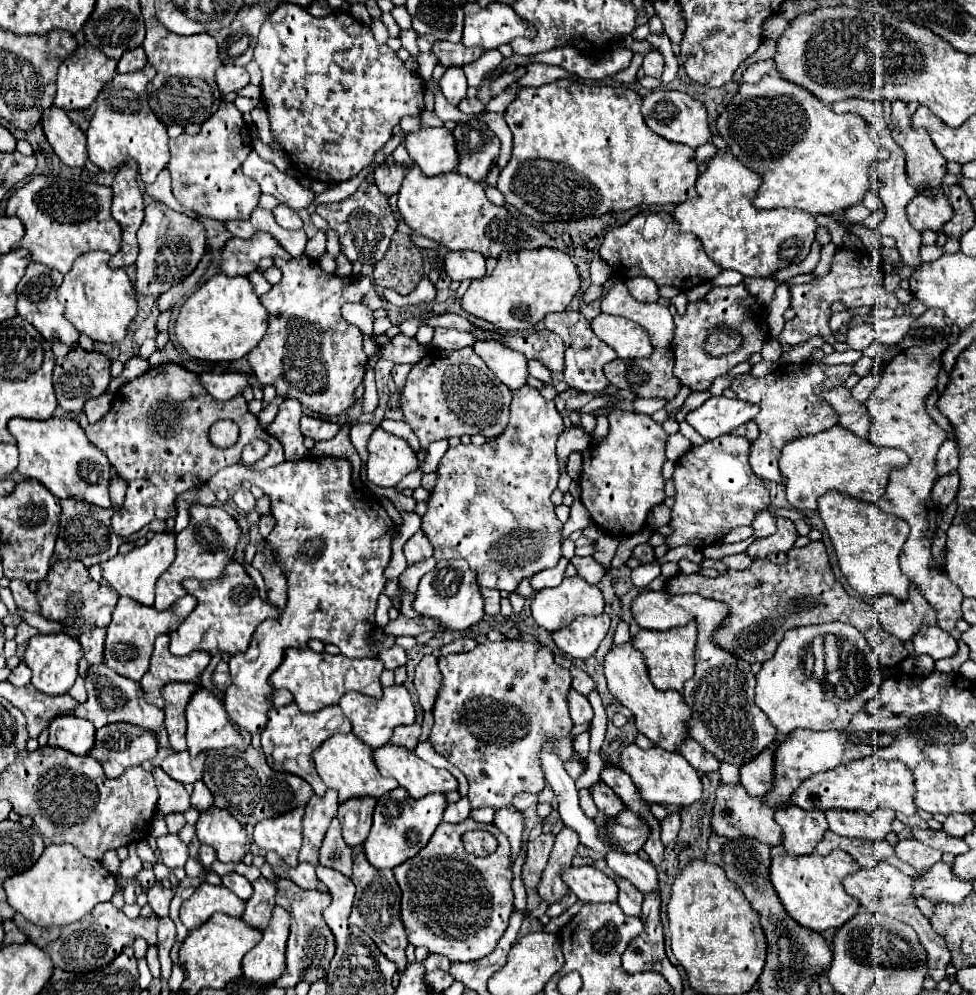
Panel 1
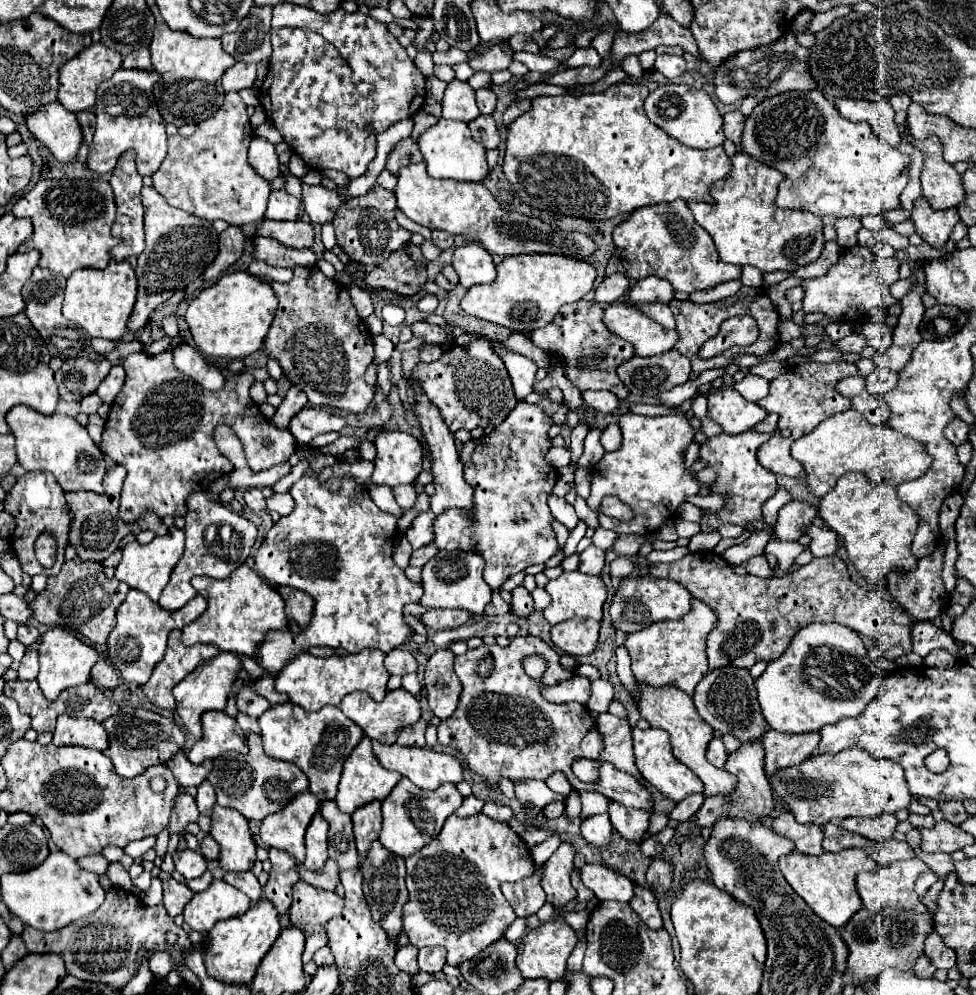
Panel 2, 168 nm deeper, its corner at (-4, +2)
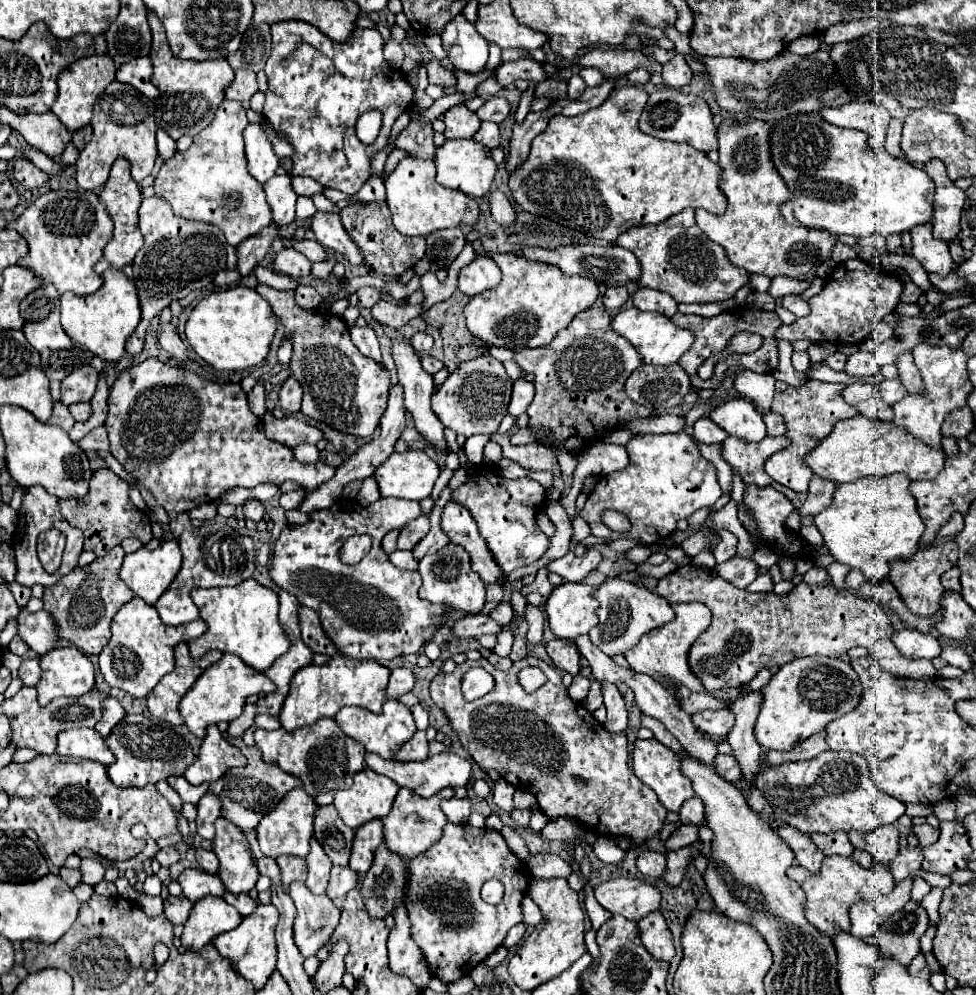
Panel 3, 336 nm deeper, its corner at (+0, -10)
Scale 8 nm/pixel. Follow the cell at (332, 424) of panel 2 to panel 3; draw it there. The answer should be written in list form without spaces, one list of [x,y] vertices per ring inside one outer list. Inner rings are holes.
[[[267,412],[263,416],[263,422],[265,422],[267,438],[281,442],[289,448],[295,448],[299,444],[317,444],[319,440],[325,438],[325,434],[319,428],[315,428],[303,420],[297,420],[293,416],[279,420],[271,412]]]

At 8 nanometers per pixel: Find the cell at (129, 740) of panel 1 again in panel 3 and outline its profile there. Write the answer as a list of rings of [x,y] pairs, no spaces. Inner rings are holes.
[[[127,714],[111,730],[111,736],[107,736],[105,742],[117,758],[113,764],[107,766],[107,774],[119,788],[127,786],[143,788],[147,784],[167,780],[169,776],[181,776],[187,770],[187,766],[191,766],[195,760],[191,746],[171,726],[155,724],[147,716]]]

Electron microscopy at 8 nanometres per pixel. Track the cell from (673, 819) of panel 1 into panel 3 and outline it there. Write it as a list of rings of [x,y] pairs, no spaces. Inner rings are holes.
[[[693,796],[691,800],[683,802],[679,816],[681,816],[681,824],[703,824],[703,802]]]

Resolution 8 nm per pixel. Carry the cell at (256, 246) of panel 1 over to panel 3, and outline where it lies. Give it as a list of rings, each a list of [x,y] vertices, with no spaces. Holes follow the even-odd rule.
[[[283,248],[273,258],[273,270],[293,276],[293,278],[301,278],[311,272],[311,262],[301,252],[291,250],[291,248]]]

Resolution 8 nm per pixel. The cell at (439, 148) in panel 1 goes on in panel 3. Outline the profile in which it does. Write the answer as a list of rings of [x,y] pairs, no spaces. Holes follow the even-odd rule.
[[[459,138],[459,140],[445,140],[445,144],[437,148],[435,168],[437,168],[437,182],[439,184],[443,184],[445,188],[459,190],[467,196],[479,198],[489,192],[497,164],[493,162],[493,158],[489,156],[489,150],[483,144],[479,144],[471,138]]]

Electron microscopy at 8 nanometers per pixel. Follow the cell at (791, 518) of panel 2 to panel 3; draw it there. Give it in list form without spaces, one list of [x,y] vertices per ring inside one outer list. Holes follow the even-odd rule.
[[[813,476],[809,482],[809,490],[807,490],[807,500],[801,508],[797,508],[799,516],[817,516],[819,512],[823,512],[825,508],[829,508],[831,500],[833,500],[833,492],[835,492],[835,484],[821,480],[819,476]]]

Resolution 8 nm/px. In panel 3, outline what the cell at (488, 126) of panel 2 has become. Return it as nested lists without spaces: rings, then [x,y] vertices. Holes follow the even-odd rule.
[[[483,122],[479,132],[473,136],[473,140],[485,144],[489,150],[497,148],[499,146],[499,126],[495,122]]]

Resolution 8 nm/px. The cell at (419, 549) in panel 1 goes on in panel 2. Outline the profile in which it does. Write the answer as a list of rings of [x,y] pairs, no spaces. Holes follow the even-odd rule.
[[[427,510],[427,512],[421,512],[411,522],[411,526],[407,528],[405,536],[407,536],[407,540],[411,542],[411,546],[415,550],[421,548],[423,544],[429,544],[433,540],[433,520],[435,520],[435,514],[431,510]]]

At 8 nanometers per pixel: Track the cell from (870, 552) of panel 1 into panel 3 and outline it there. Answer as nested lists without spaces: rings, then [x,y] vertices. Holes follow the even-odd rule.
[[[903,474],[859,478],[849,484],[839,484],[831,506],[817,514],[813,524],[837,562],[861,570],[865,578],[875,584],[887,578],[891,560],[905,560],[915,554],[919,536],[925,530],[917,502],[909,492],[909,480]]]

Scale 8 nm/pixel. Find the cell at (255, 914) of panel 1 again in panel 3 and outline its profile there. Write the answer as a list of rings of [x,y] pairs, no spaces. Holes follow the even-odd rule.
[[[279,856],[277,864],[281,868],[281,884],[283,884],[285,892],[287,892],[287,888],[289,888],[291,882],[295,882],[295,880],[305,882],[305,878],[307,878],[305,860],[301,860],[297,856]]]

